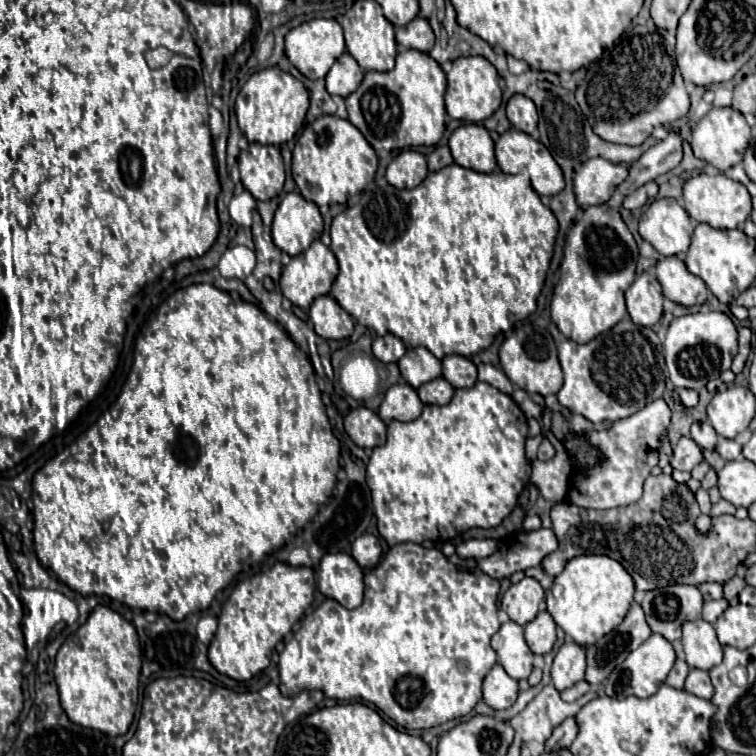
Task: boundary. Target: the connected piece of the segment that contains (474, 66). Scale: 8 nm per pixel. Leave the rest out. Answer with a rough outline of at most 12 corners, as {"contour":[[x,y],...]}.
{"contour":[[484,56],[454,60],[446,110],[484,122],[498,110],[498,72]]}

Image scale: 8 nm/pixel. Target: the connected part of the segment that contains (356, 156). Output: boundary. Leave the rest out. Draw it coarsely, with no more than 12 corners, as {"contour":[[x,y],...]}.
{"contour":[[336,116],[308,124],[292,152],[296,188],[344,204],[378,156]]}

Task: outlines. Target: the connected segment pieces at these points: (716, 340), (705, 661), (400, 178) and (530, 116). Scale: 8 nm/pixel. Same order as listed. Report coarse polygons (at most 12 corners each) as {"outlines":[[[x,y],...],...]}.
{"outlines":[[[722,312],[674,318],[664,358],[676,388],[728,370],[738,332]],[[702,618],[682,626],[690,668],[722,662],[714,626]],[[400,152],[386,168],[394,188],[416,188],[428,174],[420,152]],[[516,94],[506,116],[516,130],[532,134],[538,124],[536,106]]]}

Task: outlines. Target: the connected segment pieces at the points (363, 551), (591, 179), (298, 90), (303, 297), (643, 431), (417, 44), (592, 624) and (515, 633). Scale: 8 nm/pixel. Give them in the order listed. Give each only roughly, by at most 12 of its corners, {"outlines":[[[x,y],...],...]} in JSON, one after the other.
{"outlines":[[[362,534],[352,544],[352,558],[374,568],[382,556],[376,536]],[[590,158],[574,176],[582,208],[608,202],[628,168]],[[274,66],[236,98],[248,142],[278,146],[304,126],[310,96]],[[320,240],[282,270],[282,294],[308,310],[330,294],[336,256]],[[662,398],[590,442],[606,464],[569,477],[568,500],[634,504],[658,464],[670,408]],[[424,18],[396,28],[404,48],[430,52],[434,32]],[[576,556],[546,594],[554,622],[590,646],[622,624],[634,580]],[[508,620],[492,636],[498,664],[528,678],[534,654],[524,628]]]}

